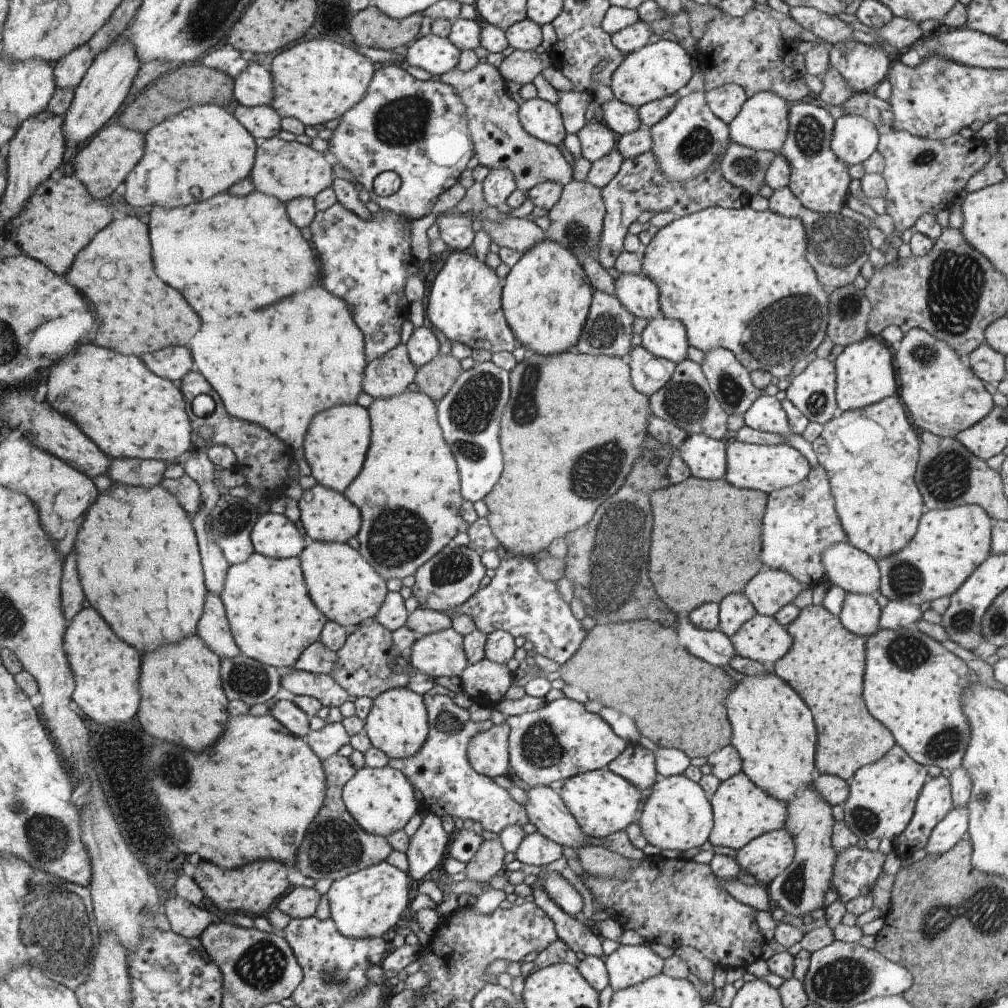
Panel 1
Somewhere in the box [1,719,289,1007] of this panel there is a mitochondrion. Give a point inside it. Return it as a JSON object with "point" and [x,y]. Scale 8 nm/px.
{"point":[58,905]}

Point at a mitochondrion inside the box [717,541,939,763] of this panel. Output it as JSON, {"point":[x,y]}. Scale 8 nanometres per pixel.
{"point":[907,651]}

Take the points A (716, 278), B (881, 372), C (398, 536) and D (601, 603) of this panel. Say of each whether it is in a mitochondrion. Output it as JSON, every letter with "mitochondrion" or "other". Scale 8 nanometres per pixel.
{"A":"other","B":"other","C":"mitochondrion","D":"mitochondrion"}

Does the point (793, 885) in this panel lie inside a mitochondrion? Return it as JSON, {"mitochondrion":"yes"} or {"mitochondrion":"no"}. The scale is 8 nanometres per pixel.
{"mitochondrion":"yes"}

